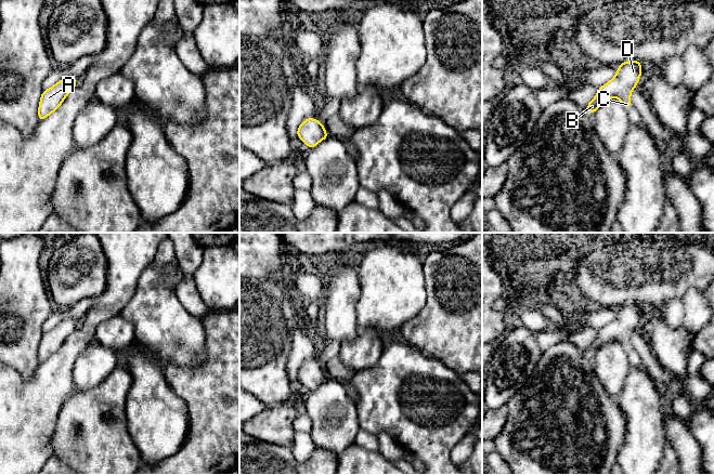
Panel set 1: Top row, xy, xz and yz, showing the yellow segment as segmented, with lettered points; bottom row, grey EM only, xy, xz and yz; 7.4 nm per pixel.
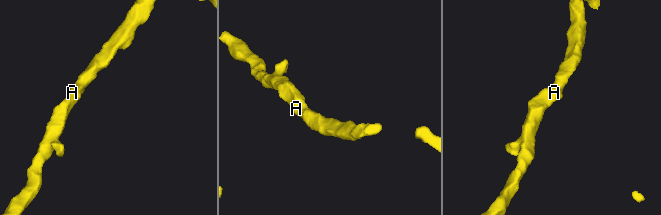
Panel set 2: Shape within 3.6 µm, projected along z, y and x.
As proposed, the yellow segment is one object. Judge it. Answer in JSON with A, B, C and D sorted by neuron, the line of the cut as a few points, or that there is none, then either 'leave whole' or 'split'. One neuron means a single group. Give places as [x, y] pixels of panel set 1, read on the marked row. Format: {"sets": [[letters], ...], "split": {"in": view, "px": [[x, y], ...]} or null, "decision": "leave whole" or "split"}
{"sets": [["A", "B", "C", "D"]], "split": null, "decision": "leave whole"}

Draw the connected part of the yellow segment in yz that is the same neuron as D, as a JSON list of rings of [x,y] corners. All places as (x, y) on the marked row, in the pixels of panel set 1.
[[[629,61],[619,64],[615,76],[598,89],[597,95],[586,109],[593,115],[599,106],[611,97],[621,101],[625,108],[632,105],[631,93],[641,76],[641,62]]]

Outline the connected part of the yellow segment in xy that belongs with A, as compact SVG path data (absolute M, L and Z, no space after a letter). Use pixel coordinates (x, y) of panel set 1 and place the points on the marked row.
M65 77L50 89L42 91L38 108L40 121L46 119L61 106L64 98L76 89L77 80L78 79L74 77Z

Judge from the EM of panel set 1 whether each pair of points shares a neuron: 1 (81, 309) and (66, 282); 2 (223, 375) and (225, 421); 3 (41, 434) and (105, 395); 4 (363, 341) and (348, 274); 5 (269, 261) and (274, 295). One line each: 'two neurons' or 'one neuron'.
1: two neurons
2: one neuron
3: two neurons
4: two neurons
5: two neurons

